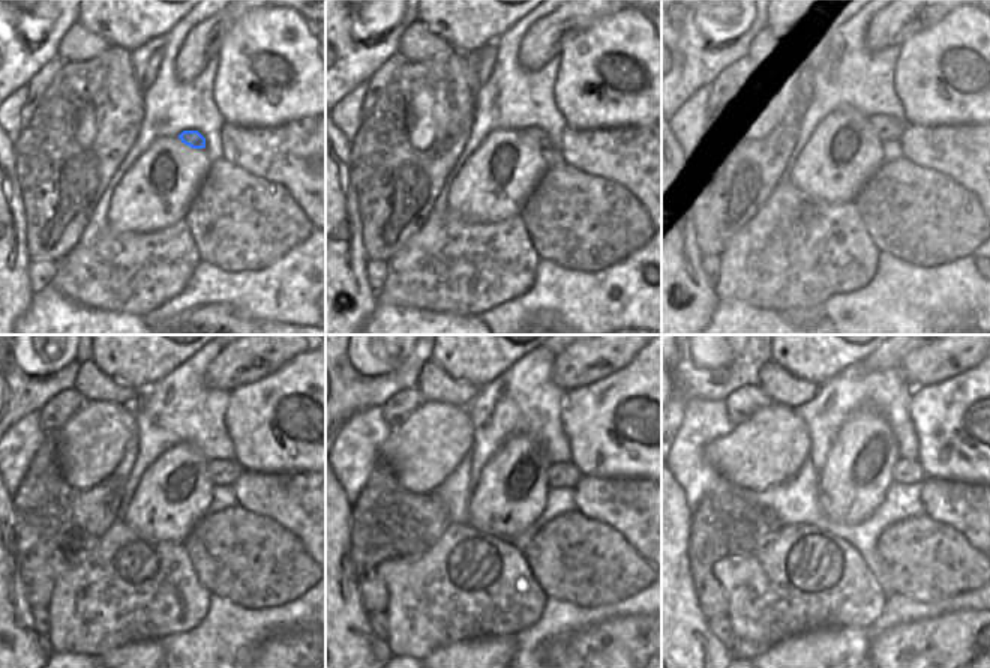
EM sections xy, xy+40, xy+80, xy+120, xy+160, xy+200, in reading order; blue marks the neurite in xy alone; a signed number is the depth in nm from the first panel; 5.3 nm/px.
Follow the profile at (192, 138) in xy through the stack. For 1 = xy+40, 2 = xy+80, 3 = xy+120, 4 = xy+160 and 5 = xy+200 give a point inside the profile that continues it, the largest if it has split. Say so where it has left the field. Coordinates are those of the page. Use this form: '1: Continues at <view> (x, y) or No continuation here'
1: Continues at xy+40 (536, 135)
2: Continues at xy+80 (887, 131)
3: Continues at xy+120 (219, 472)
4: Continues at xy+160 (564, 475)
5: Continues at xy+200 (905, 472)

